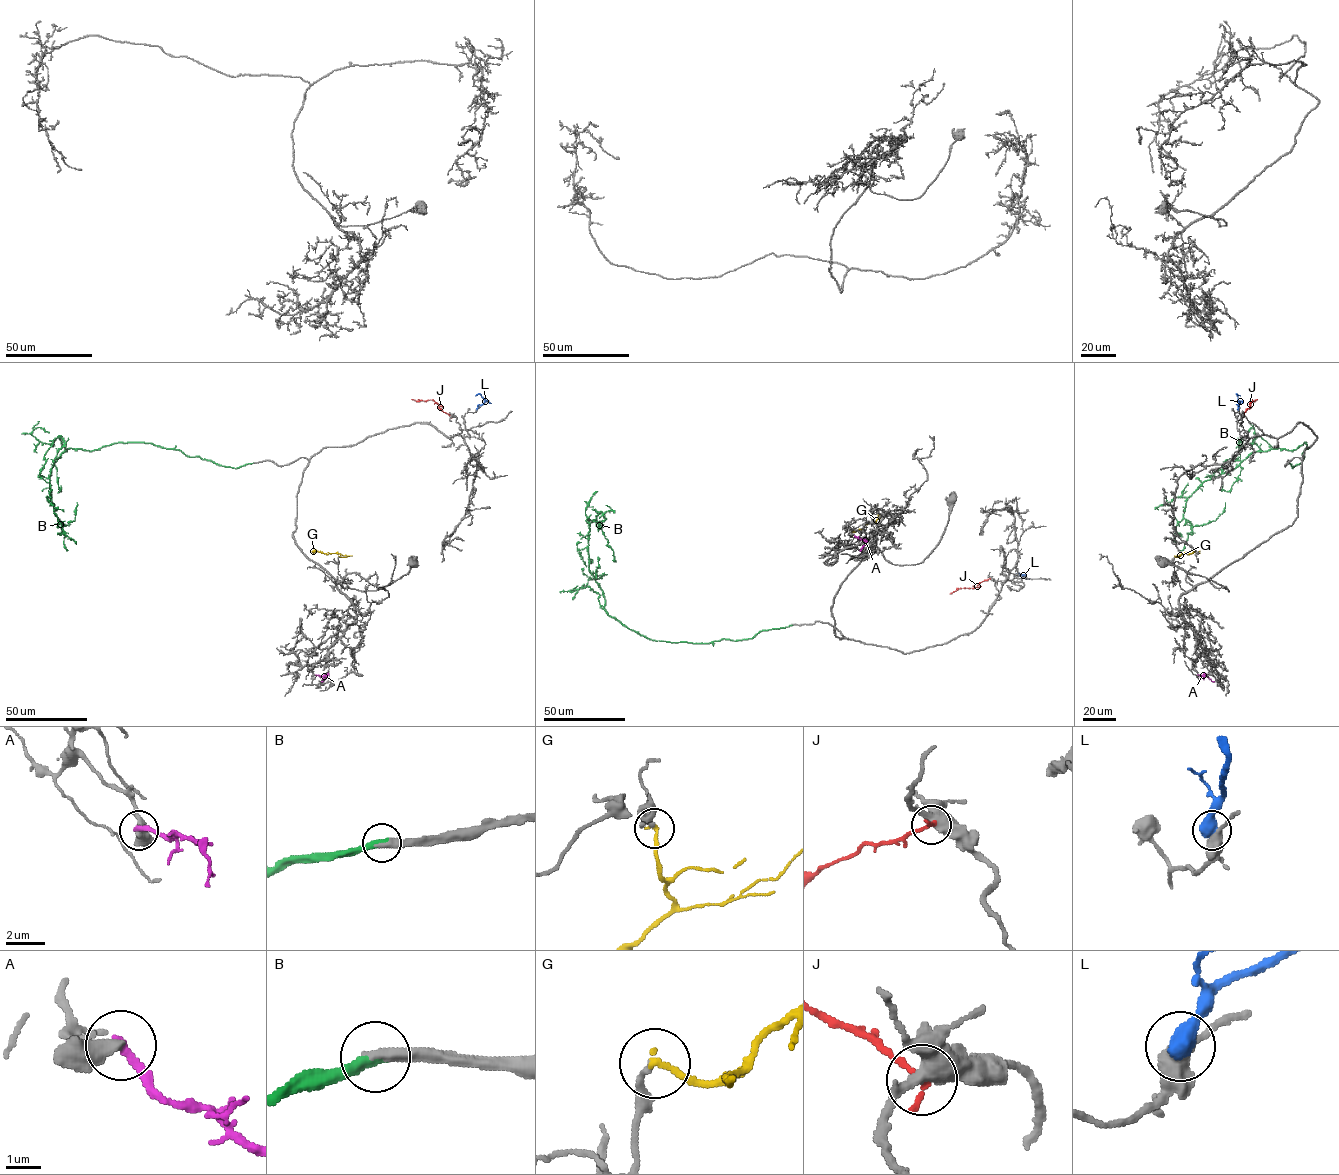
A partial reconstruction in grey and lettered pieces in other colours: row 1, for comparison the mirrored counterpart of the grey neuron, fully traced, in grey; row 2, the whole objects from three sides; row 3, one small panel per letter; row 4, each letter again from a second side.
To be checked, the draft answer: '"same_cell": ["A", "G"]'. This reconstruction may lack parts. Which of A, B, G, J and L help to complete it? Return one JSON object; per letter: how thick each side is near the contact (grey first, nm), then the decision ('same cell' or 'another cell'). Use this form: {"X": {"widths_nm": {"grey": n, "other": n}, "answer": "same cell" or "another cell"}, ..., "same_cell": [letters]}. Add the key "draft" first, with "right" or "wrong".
{"draft": "wrong", "A": {"widths_nm": {"grey": 480, "other": 240}, "answer": "another cell"}, "B": {"widths_nm": {"grey": 340, "other": 360}, "answer": "same cell"}, "G": {"widths_nm": {"grey": 190, "other": 180}, "answer": "same cell"}, "J": {"widths_nm": {"grey": 420, "other": 240}, "answer": "another cell"}, "L": {"widths_nm": {"grey": 440, "other": 600}, "answer": "another cell"}, "same_cell": ["B", "G"]}

